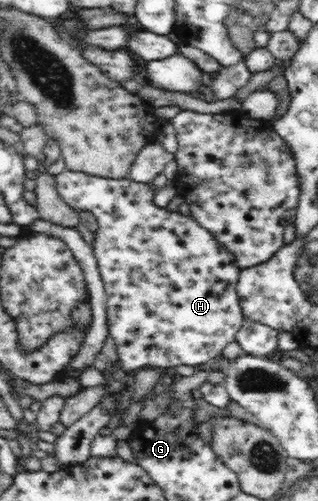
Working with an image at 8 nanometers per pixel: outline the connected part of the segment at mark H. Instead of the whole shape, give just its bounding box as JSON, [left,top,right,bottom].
[55,168,246,376]

